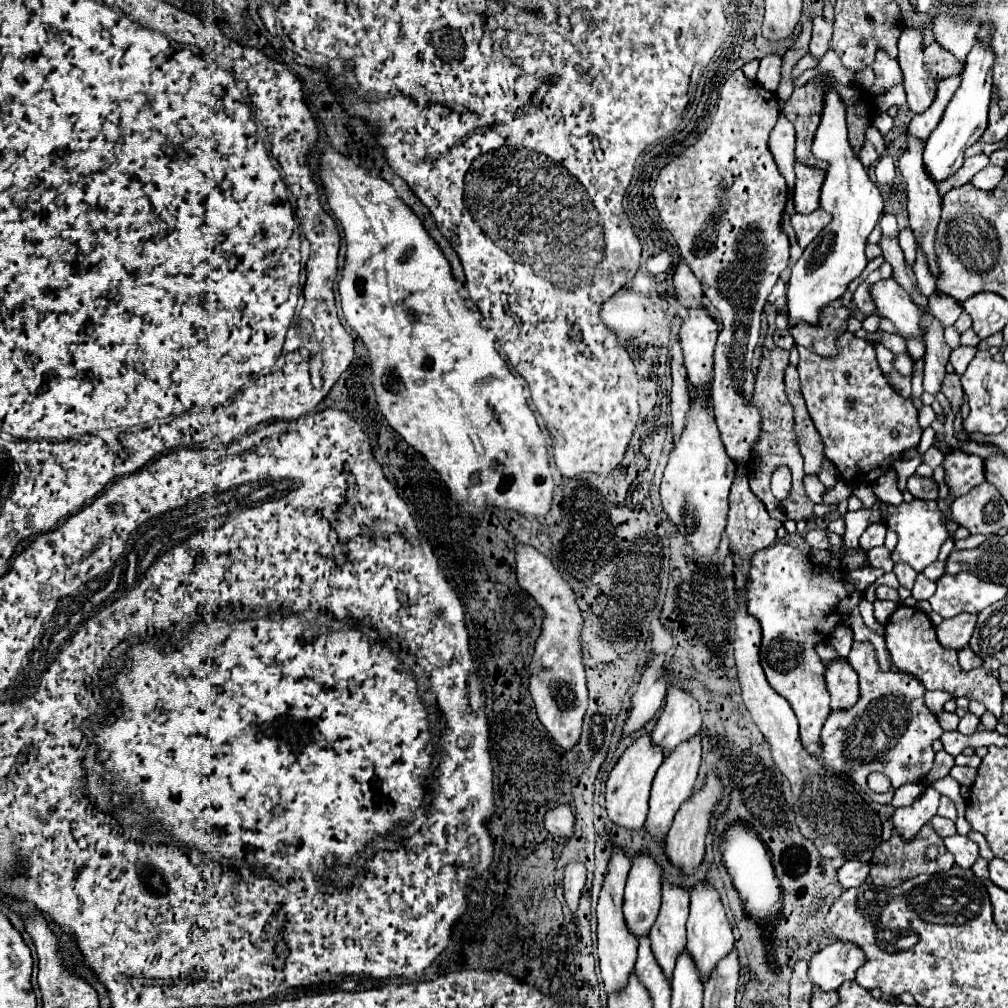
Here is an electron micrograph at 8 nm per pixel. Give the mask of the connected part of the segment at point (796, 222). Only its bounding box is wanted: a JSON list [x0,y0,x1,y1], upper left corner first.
[792,209,832,249]

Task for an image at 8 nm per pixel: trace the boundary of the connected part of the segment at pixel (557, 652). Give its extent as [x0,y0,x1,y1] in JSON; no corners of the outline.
[516,541,588,749]

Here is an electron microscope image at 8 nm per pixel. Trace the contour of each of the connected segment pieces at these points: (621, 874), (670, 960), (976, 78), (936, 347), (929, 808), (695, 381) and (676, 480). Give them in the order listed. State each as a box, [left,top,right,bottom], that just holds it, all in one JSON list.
[[596,847,638,993],[650,883,690,981],[924,45,994,181],[924,315,950,395],[892,787,940,843],[680,309,718,389],[660,391,736,557]]

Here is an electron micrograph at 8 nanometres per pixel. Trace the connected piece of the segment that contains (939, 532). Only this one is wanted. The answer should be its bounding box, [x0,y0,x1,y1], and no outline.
[886,499,948,573]

